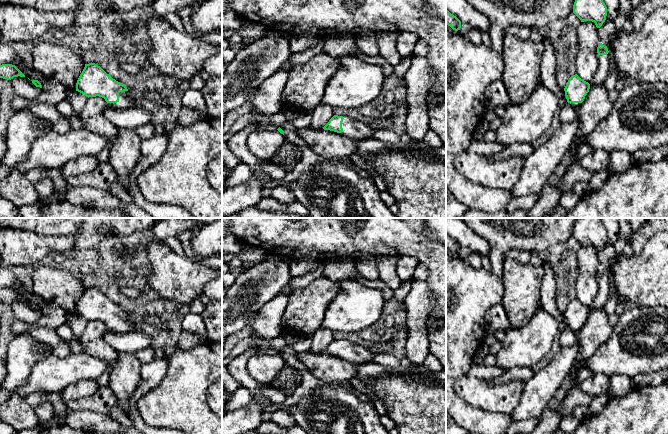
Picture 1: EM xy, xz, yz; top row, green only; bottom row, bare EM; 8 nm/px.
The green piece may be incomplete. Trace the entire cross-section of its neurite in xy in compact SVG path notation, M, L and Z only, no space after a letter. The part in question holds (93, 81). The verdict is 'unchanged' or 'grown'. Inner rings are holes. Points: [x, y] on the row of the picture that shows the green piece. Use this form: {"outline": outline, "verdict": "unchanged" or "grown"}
{"outline": "M95 63L85 64L77 80L76 91L88 98L102 97L107 106L116 109L136 108L135 102L129 98L127 87L113 79Z", "verdict": "grown"}

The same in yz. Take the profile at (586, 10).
{"outline": "M575 0L573 13L581 22L592 21L600 28L606 20L607 7L603 0Z", "verdict": "unchanged"}

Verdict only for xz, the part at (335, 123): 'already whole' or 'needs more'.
needs more

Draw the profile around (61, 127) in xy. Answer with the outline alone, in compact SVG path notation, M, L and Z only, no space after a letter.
M62 120L52 125L52 130L59 134L64 134L71 129L71 124L68 120Z

